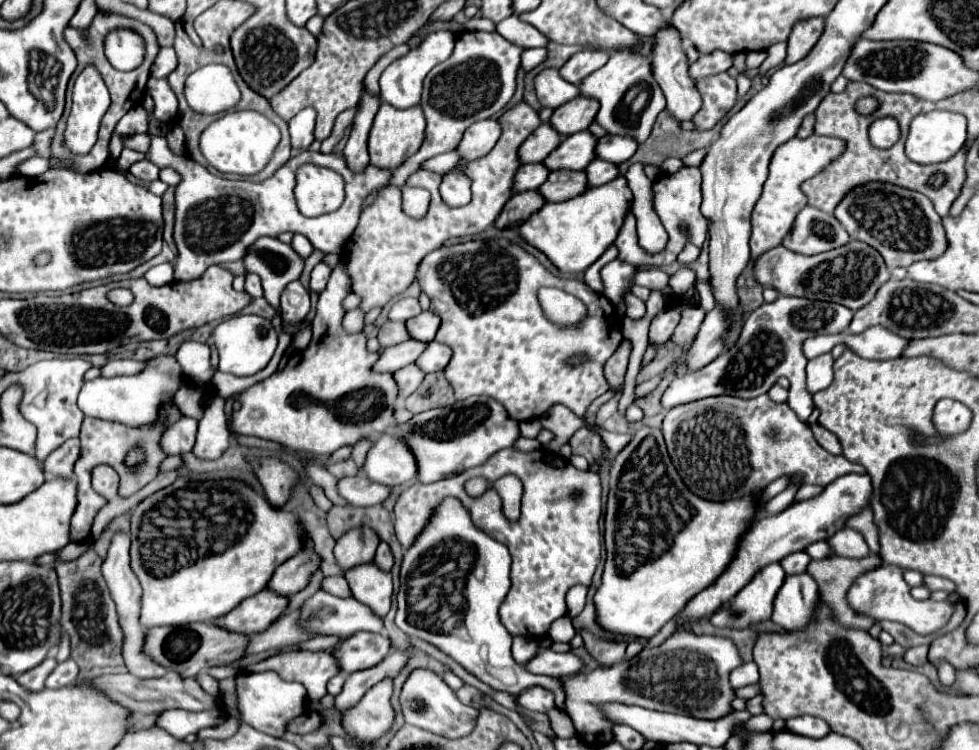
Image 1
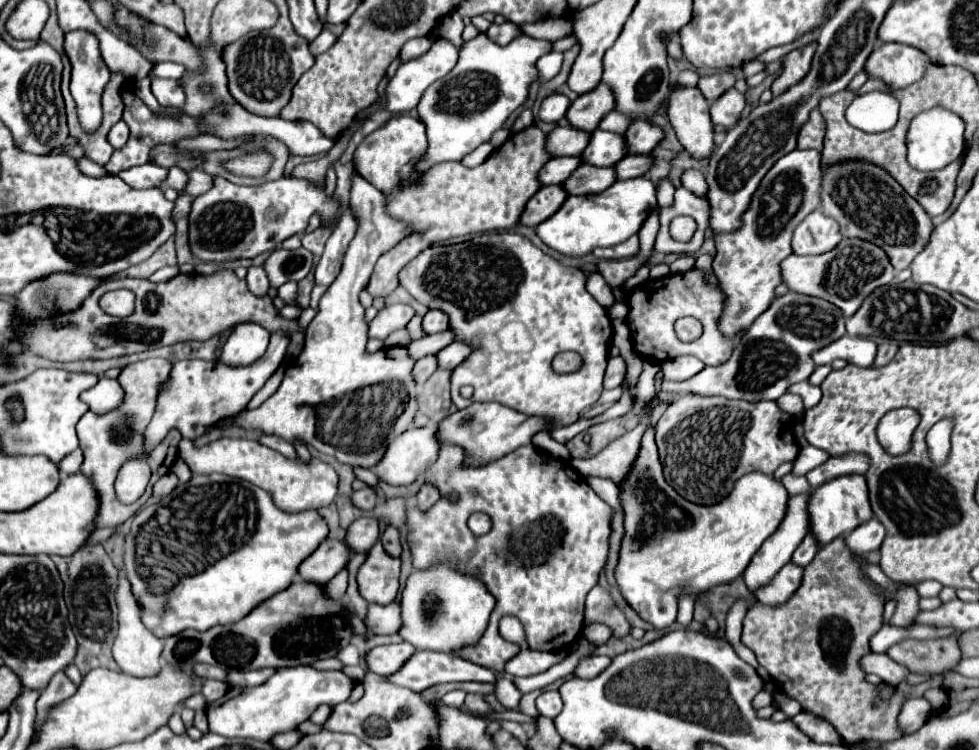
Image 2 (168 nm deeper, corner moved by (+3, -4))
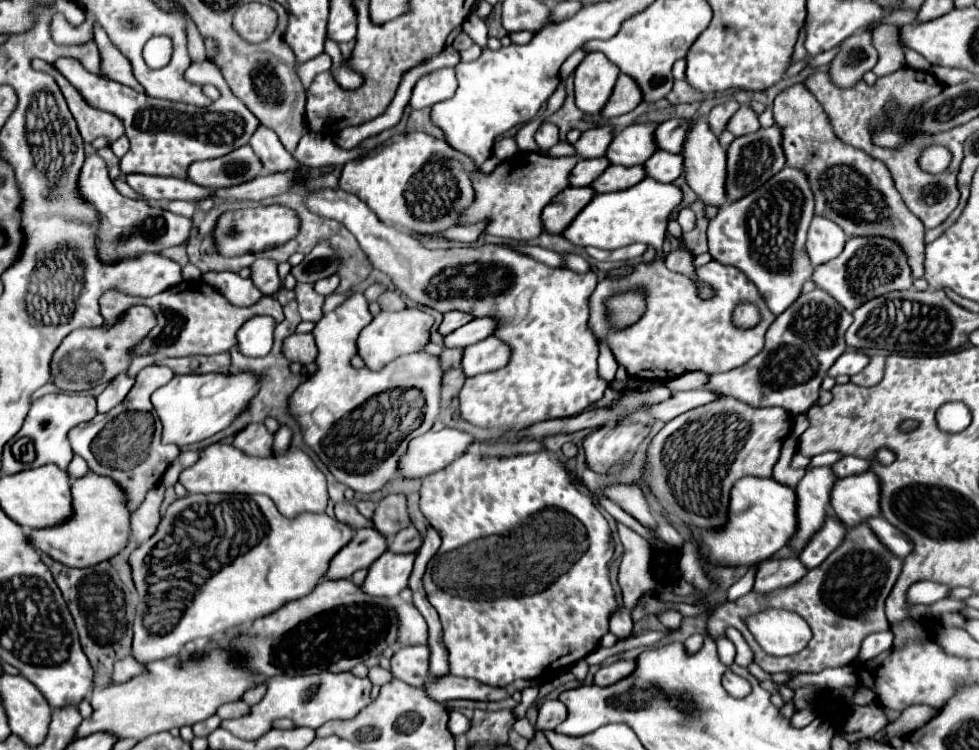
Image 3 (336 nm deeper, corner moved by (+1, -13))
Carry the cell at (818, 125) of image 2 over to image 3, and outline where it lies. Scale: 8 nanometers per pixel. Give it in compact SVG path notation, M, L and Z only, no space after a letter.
M792 85L774 99L774 121L782 131L782 149L786 155L786 167L798 167L806 171L810 189L814 191L816 215L826 217L842 227L848 237L858 235L882 235L896 239L908 255L908 263L914 279L924 277L924 225L914 217L900 193L896 191L892 177L880 161L872 159L860 149L842 143L814 95L802 87Z

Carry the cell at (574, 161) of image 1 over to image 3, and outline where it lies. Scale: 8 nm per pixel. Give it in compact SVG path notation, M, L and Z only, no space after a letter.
M632 123L618 131L606 153L610 163L624 167L646 163L646 159L658 149L658 145L654 145L656 127L658 123Z

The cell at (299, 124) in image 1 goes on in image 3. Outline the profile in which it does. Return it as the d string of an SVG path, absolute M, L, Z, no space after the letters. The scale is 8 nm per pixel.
M62 57L54 63L54 67L86 97L91 107L108 111L124 123L126 137L130 139L130 153L120 159L120 169L124 175L146 173L188 179L190 163L228 155L230 151L246 145L258 127L258 119L254 119L248 107L234 97L228 87L224 87L220 99L212 105L194 107L188 103L174 103L136 93L122 83L114 83L86 71L76 59Z

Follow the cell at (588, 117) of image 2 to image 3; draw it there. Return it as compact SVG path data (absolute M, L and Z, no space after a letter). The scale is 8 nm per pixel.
M620 75L614 93L602 111L602 117L606 119L618 117L622 113L634 111L640 103L642 103L642 91L638 91L638 83L634 83L634 79L630 79L628 75Z

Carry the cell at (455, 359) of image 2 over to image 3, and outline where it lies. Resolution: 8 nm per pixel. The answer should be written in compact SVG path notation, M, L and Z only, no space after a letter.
M496 335L474 343L464 349L464 359L462 359L462 369L466 377L474 377L478 373L490 373L496 369L502 369L510 361L510 345L502 343Z

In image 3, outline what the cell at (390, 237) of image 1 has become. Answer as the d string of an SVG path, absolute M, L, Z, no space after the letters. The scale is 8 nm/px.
M518 153L508 163L500 163L492 173L476 173L472 177L476 199L464 211L462 225L472 225L482 219L488 219L488 227L484 233L496 235L502 239L512 241L530 241L544 233L542 227L542 209L560 193L564 191L570 181L570 173L578 157L546 157L542 153Z

